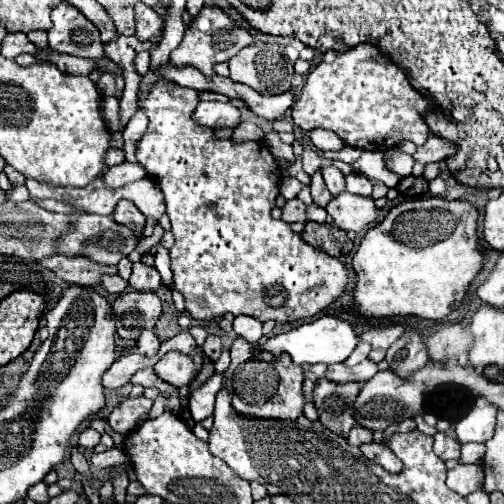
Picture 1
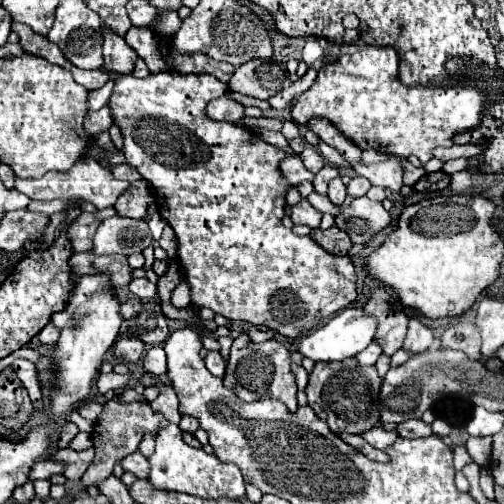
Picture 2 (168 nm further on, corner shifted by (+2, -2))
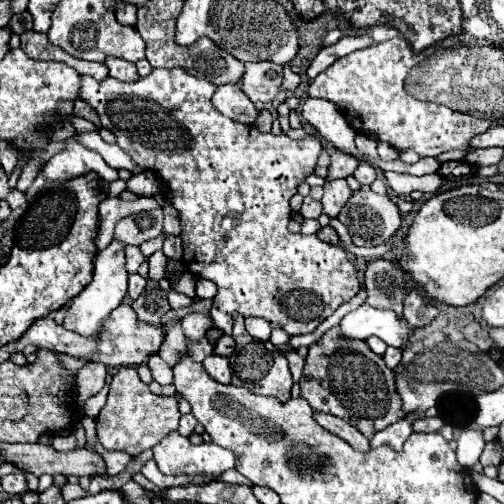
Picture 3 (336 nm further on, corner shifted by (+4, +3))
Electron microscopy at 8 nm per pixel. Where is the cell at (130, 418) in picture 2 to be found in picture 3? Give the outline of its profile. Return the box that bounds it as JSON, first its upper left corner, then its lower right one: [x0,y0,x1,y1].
[96,368,178,456]

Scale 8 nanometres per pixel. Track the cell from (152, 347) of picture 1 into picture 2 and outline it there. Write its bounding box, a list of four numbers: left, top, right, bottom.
[144,347,166,375]

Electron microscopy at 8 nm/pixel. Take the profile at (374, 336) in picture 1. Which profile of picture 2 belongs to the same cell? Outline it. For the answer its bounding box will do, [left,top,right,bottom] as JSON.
[364,285,408,355]

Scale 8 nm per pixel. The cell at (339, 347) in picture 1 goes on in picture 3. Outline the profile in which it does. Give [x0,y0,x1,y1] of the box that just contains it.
[340,304,414,348]

